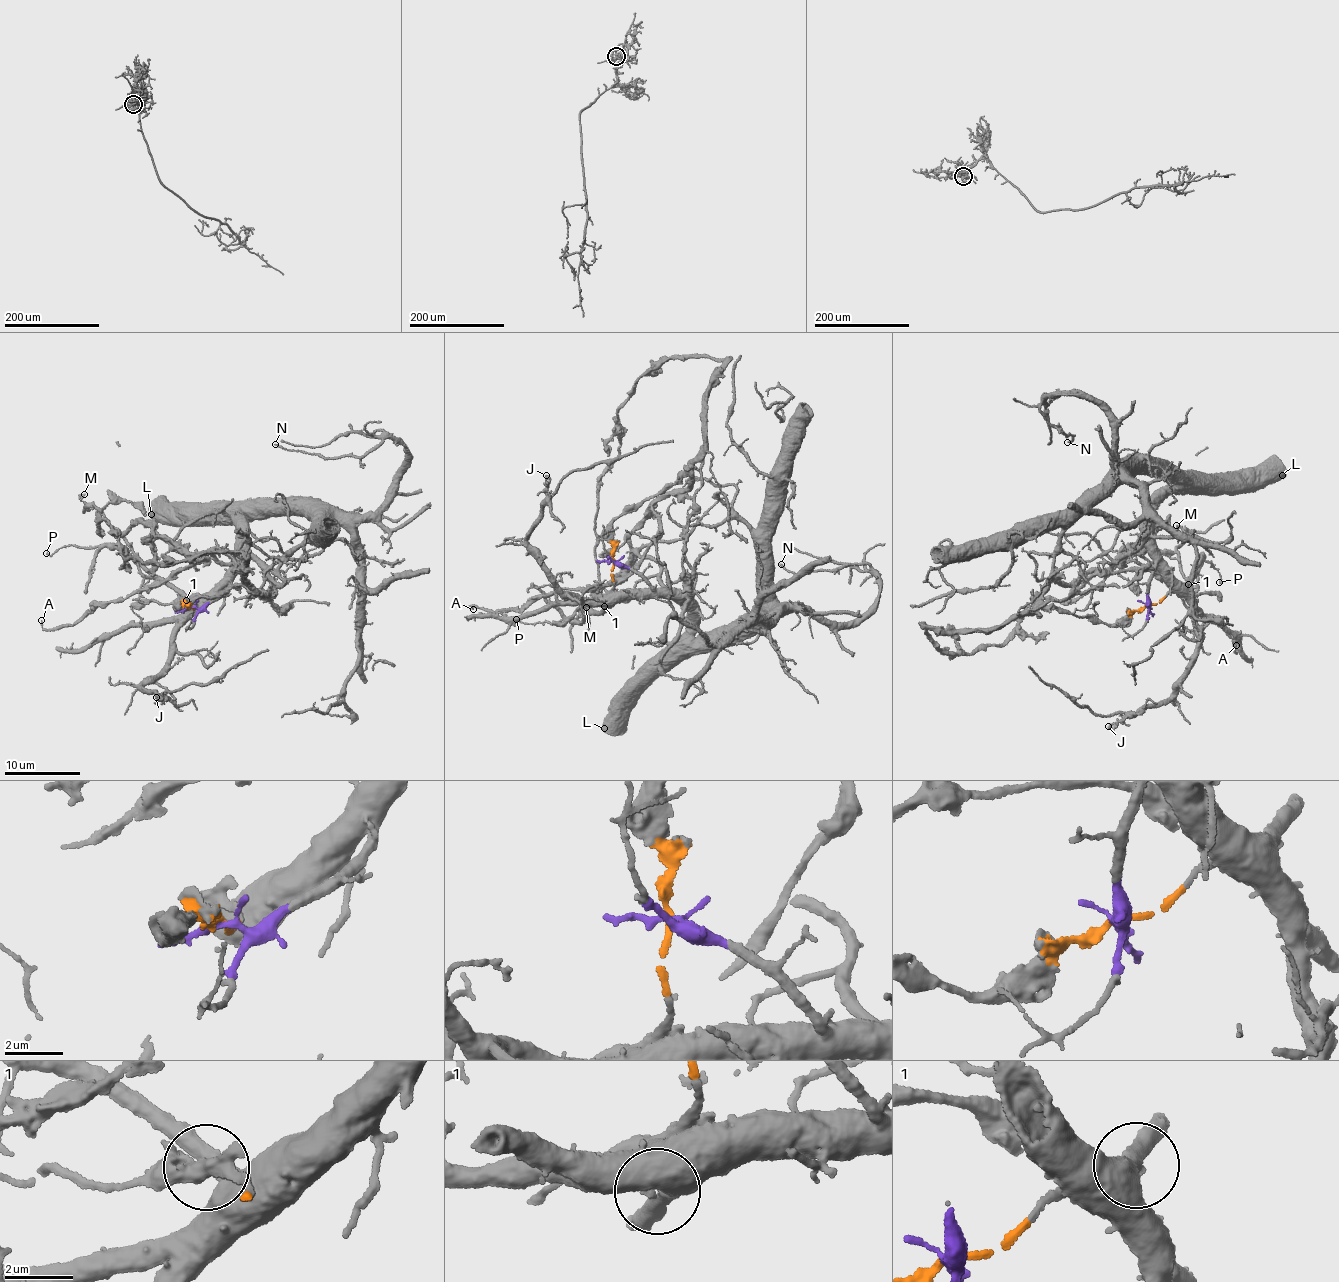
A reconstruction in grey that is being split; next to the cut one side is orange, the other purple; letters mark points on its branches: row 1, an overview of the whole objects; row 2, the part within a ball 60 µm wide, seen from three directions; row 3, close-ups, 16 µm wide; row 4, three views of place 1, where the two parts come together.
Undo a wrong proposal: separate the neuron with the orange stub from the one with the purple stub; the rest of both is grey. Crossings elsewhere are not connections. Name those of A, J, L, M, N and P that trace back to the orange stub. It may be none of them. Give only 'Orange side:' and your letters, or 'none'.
Orange side: A

